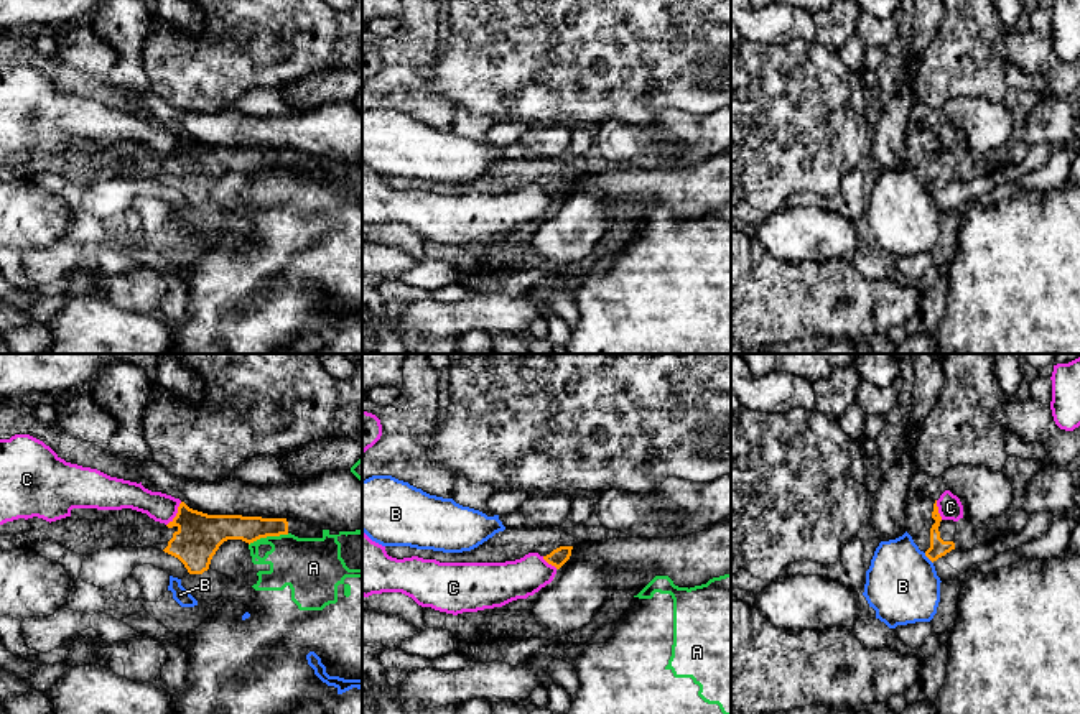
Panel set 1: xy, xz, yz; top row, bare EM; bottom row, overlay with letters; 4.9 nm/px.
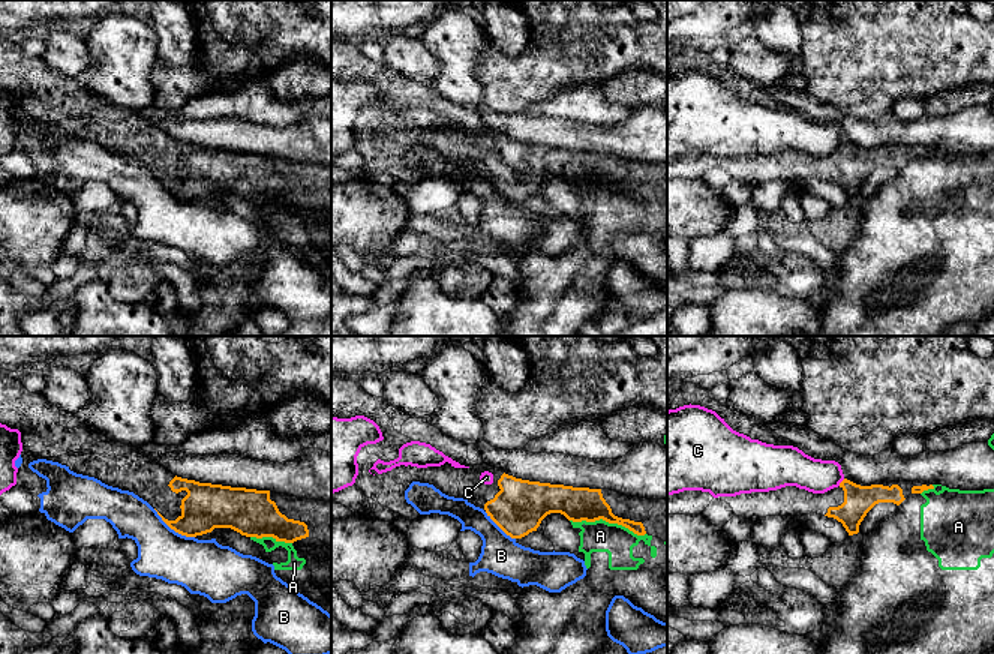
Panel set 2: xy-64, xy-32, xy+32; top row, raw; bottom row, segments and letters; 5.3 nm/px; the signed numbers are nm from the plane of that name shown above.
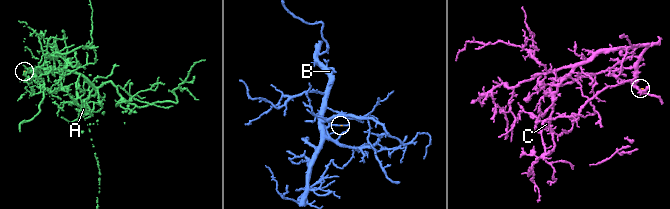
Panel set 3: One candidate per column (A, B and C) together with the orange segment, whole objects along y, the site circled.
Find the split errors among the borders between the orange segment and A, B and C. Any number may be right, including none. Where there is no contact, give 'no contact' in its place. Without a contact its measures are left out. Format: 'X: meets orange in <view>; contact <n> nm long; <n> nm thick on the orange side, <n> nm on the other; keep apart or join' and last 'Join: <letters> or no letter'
A: meets orange in xy; contact 200 nm long; 140 nm thick on the orange side, 280 nm on the other; keep apart
B: meets orange in yz; contact 70 nm long; 90 nm thick on the orange side, 360 nm on the other; keep apart
C: meets orange in xy; contact 140 nm long; 220 nm thick on the orange side, 140 nm on the other; keep apart
Join: no letter

